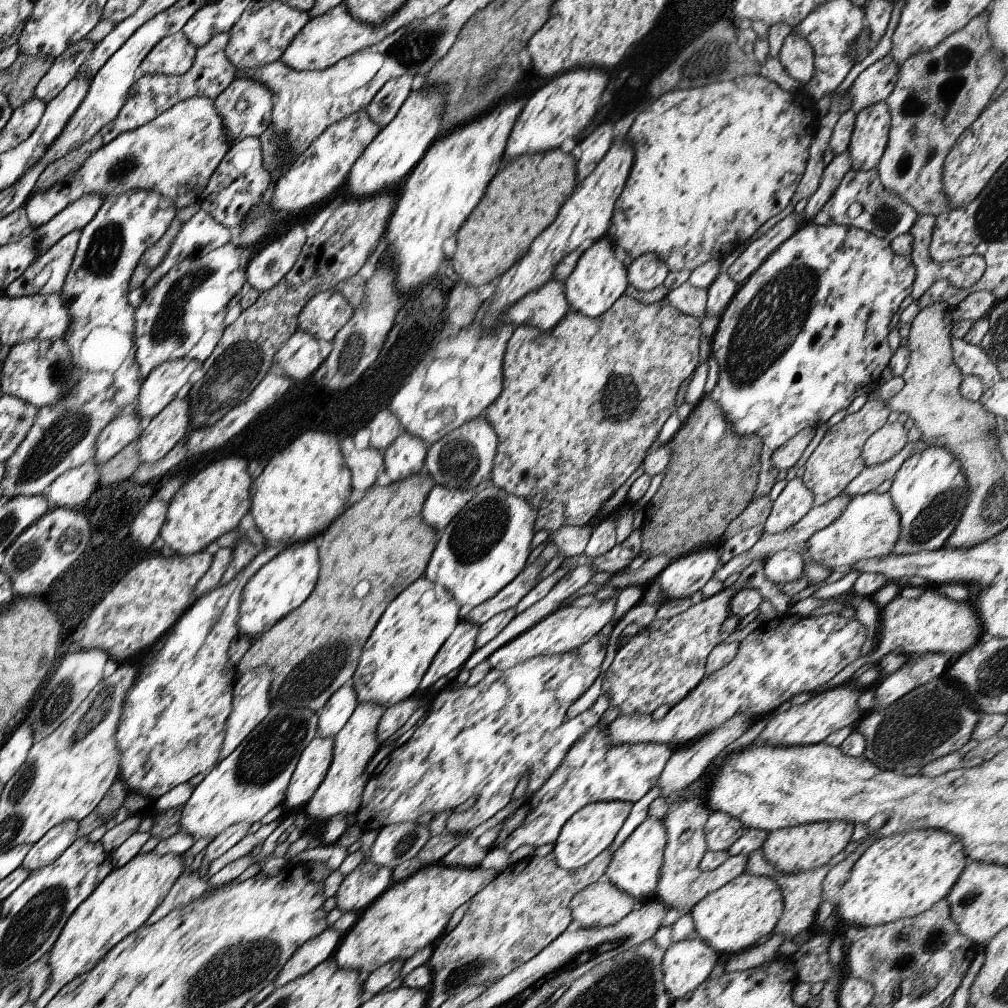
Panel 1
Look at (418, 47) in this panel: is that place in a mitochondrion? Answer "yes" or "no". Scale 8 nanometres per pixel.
yes

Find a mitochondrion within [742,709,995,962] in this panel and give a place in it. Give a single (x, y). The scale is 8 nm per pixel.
(966, 900)

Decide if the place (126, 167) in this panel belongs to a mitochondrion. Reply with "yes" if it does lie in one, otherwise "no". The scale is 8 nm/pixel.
yes

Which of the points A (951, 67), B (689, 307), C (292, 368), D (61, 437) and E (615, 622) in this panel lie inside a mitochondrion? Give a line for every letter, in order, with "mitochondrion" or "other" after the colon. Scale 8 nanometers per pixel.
A: mitochondrion
B: other
C: other
D: mitochondrion
E: other

